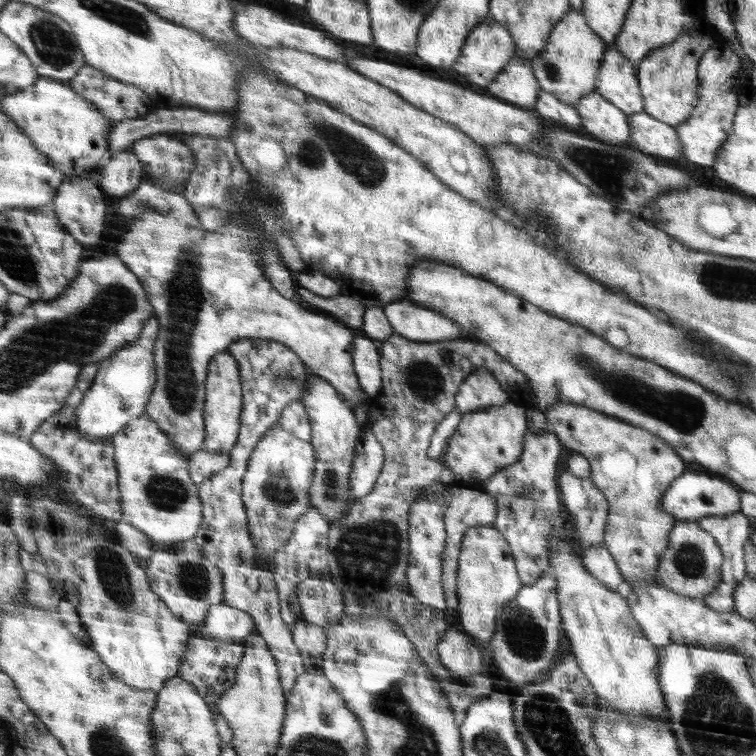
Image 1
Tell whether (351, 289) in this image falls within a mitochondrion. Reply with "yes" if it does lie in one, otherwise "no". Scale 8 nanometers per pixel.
no

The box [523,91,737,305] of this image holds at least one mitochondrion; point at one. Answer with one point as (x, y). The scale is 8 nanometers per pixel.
(614, 177)

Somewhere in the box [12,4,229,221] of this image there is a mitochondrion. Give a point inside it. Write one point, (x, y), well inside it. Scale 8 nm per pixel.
(54, 47)

